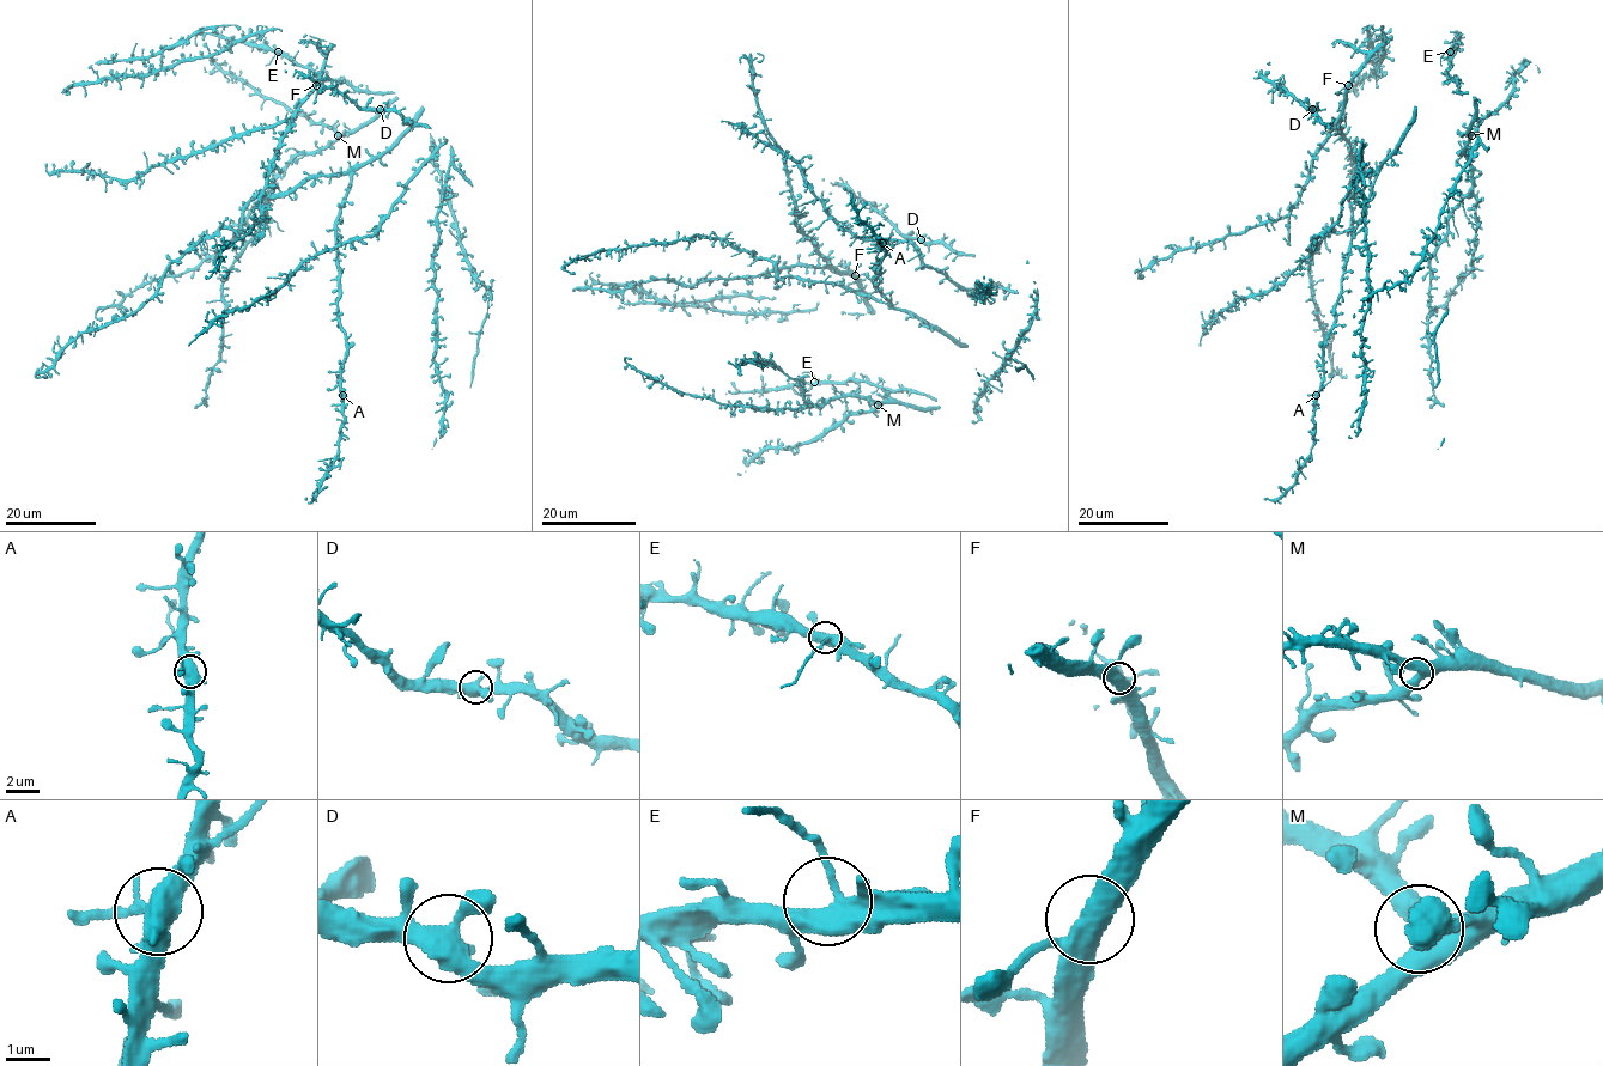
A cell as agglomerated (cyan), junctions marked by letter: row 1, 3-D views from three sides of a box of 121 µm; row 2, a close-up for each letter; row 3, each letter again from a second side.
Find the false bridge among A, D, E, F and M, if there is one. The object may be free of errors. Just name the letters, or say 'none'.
none

